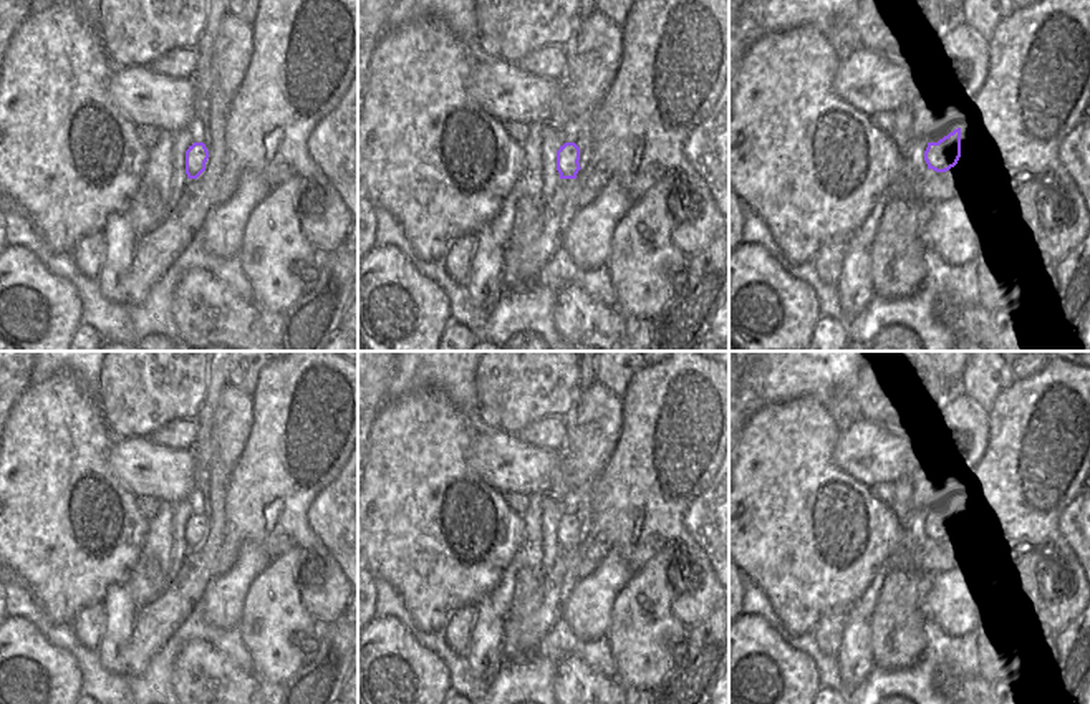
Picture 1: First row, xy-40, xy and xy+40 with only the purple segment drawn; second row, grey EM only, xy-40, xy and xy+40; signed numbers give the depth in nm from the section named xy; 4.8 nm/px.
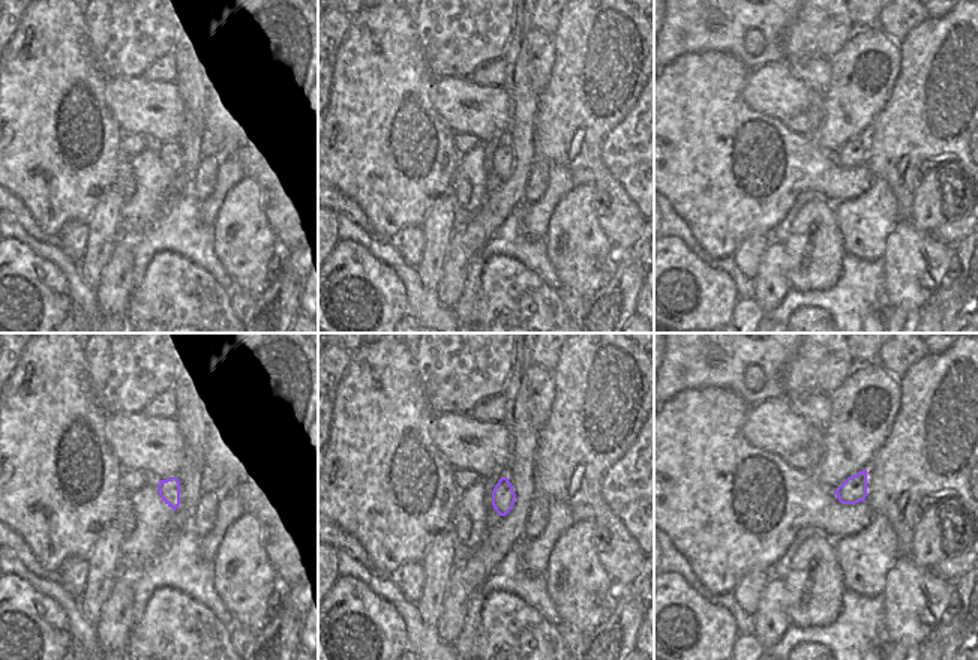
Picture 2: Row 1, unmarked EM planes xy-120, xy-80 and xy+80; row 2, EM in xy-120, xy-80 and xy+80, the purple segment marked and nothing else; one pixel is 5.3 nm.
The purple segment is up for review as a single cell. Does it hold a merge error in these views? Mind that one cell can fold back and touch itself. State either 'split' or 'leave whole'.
leave whole

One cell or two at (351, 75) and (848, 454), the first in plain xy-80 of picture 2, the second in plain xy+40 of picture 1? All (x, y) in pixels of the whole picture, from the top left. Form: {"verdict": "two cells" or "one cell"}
{"verdict": "two cells"}

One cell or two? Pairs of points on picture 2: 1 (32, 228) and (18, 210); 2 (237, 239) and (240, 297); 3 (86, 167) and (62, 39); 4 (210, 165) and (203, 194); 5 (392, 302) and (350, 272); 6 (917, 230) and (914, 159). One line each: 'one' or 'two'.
1: one
2: two
3: one
4: one
5: one
6: two

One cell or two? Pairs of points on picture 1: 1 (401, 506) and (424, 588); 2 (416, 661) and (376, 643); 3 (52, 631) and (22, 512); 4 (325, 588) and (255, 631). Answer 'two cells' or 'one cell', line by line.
1: one cell
2: one cell
3: two cells
4: two cells

